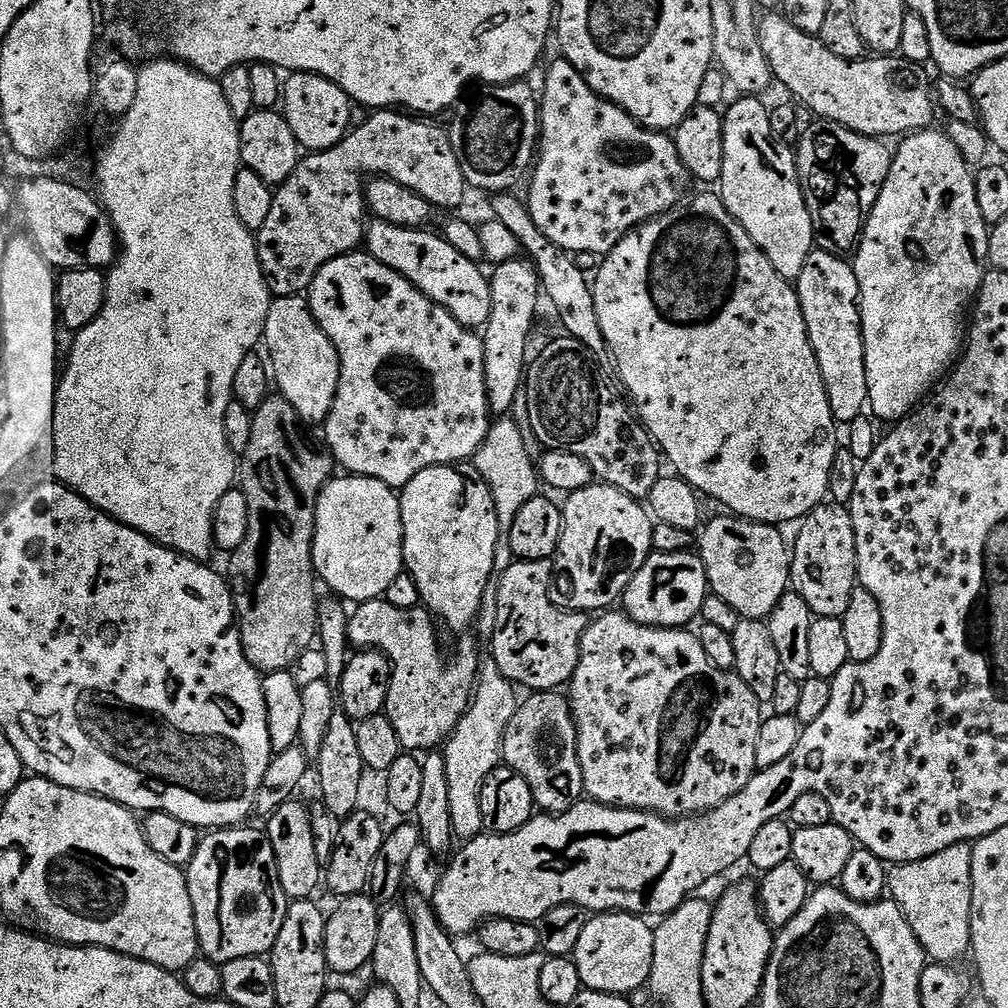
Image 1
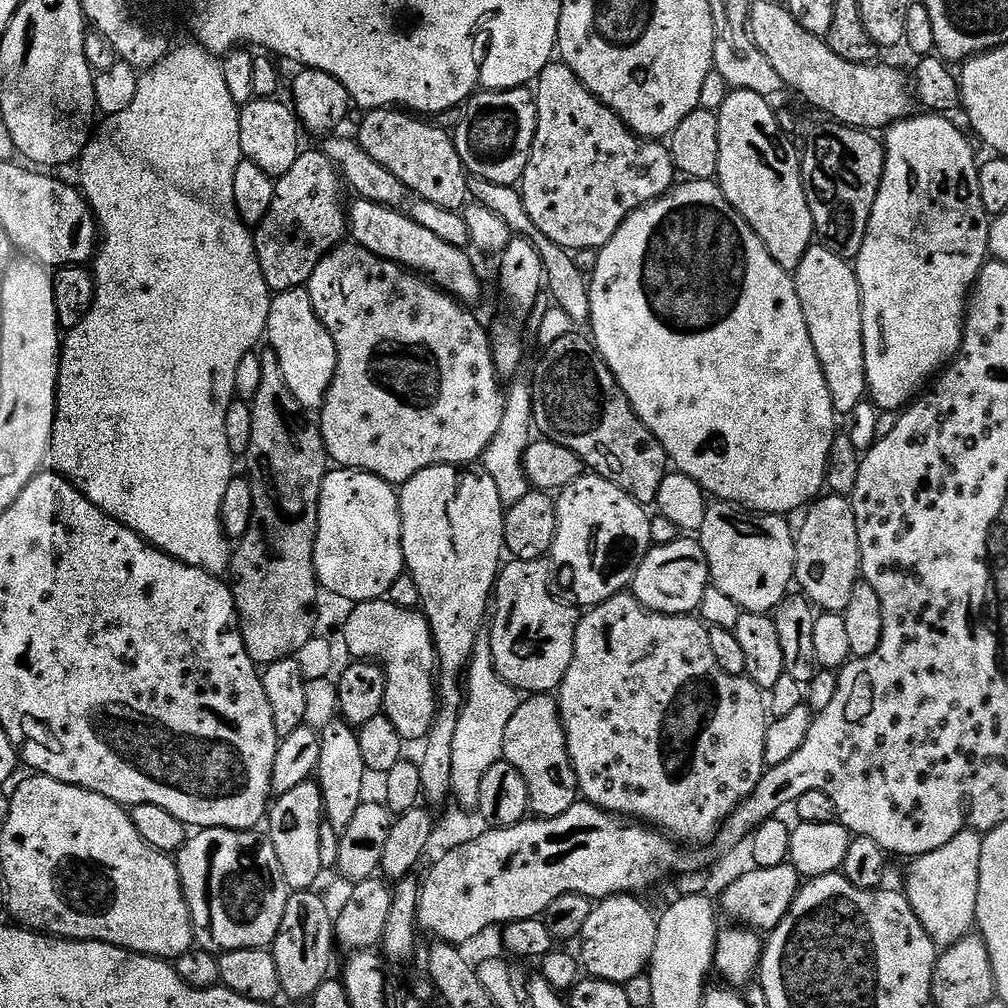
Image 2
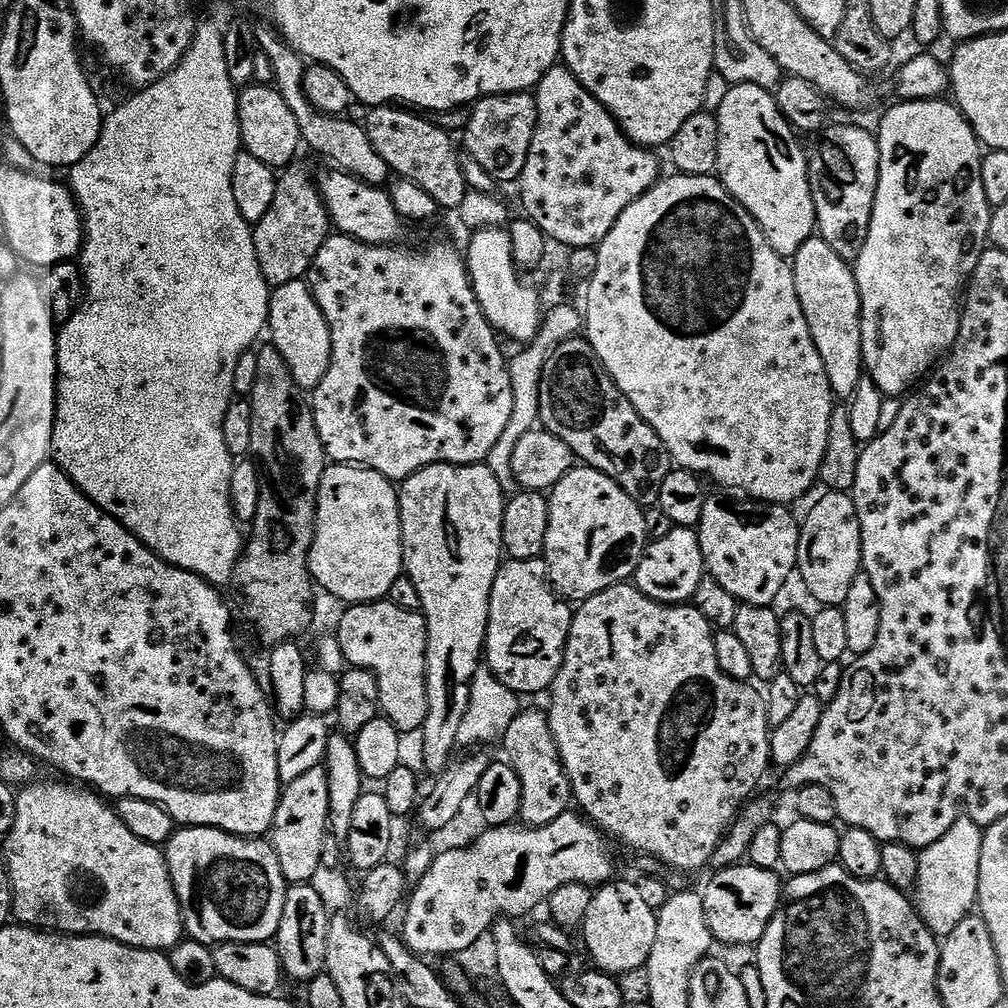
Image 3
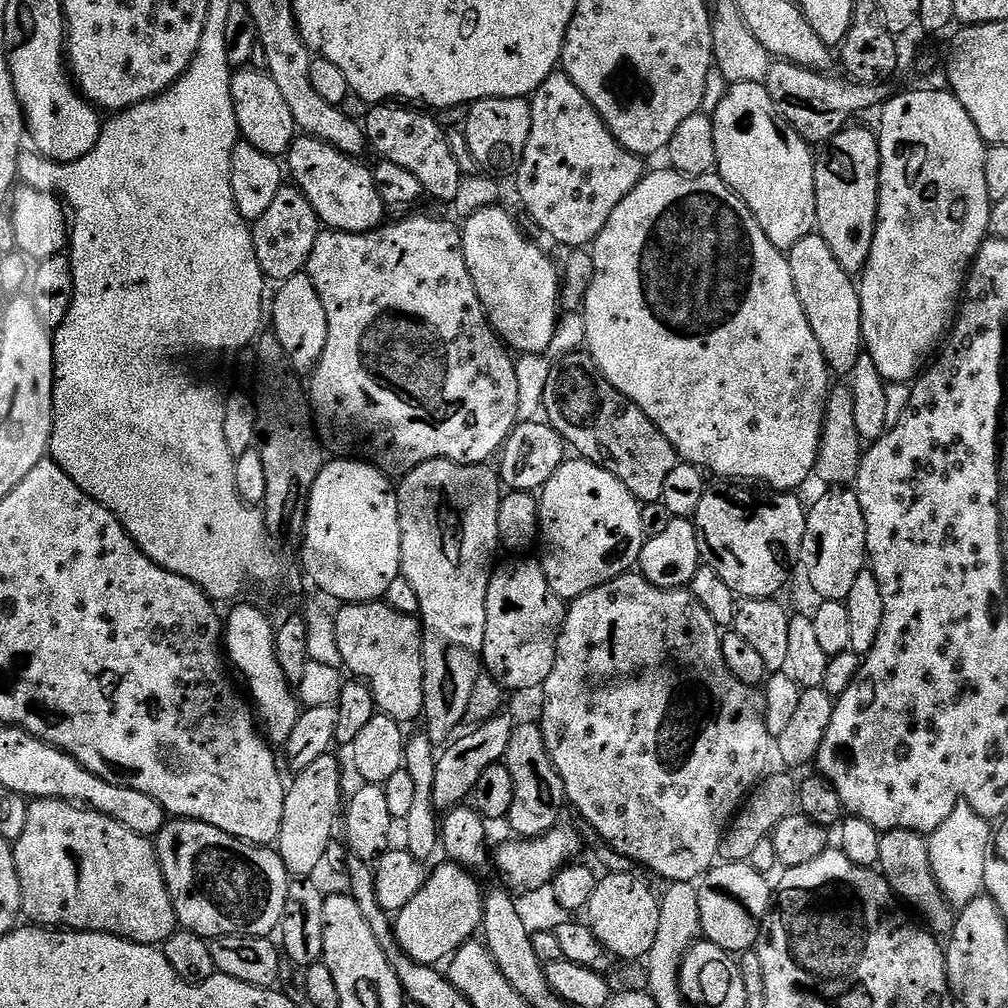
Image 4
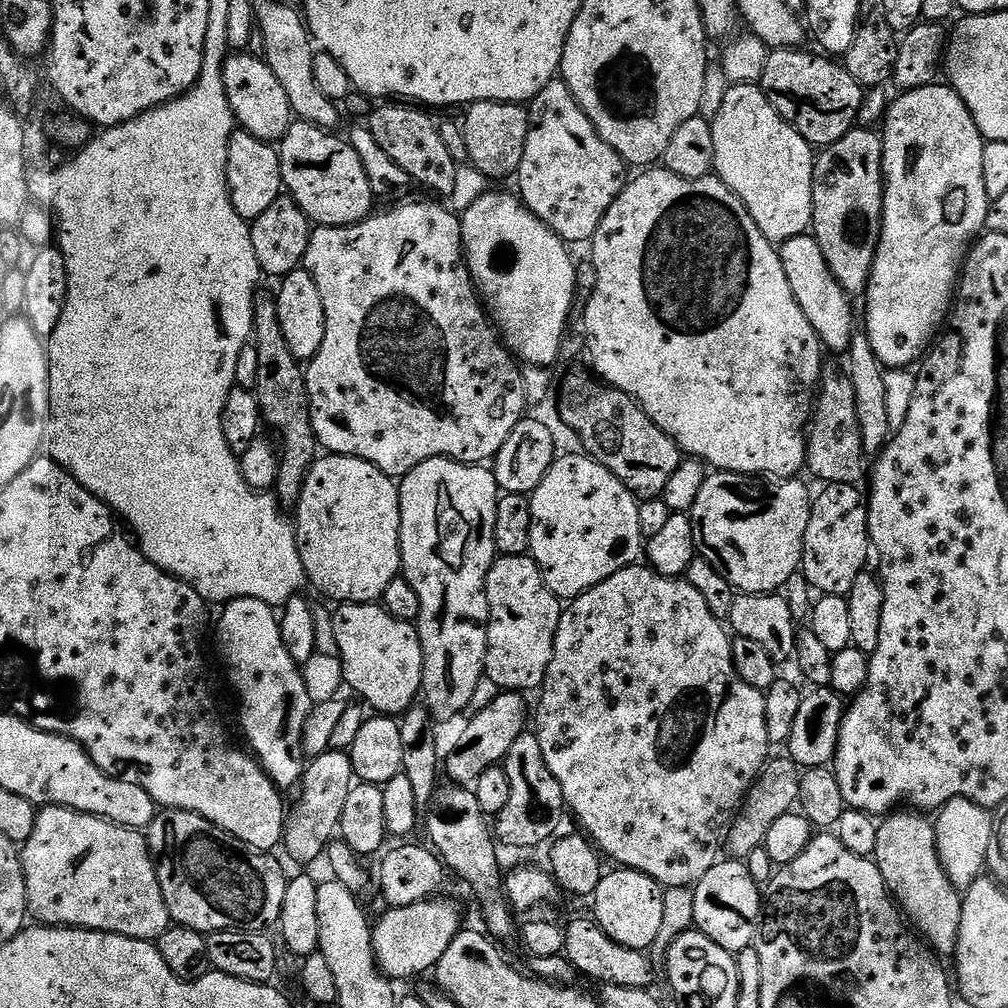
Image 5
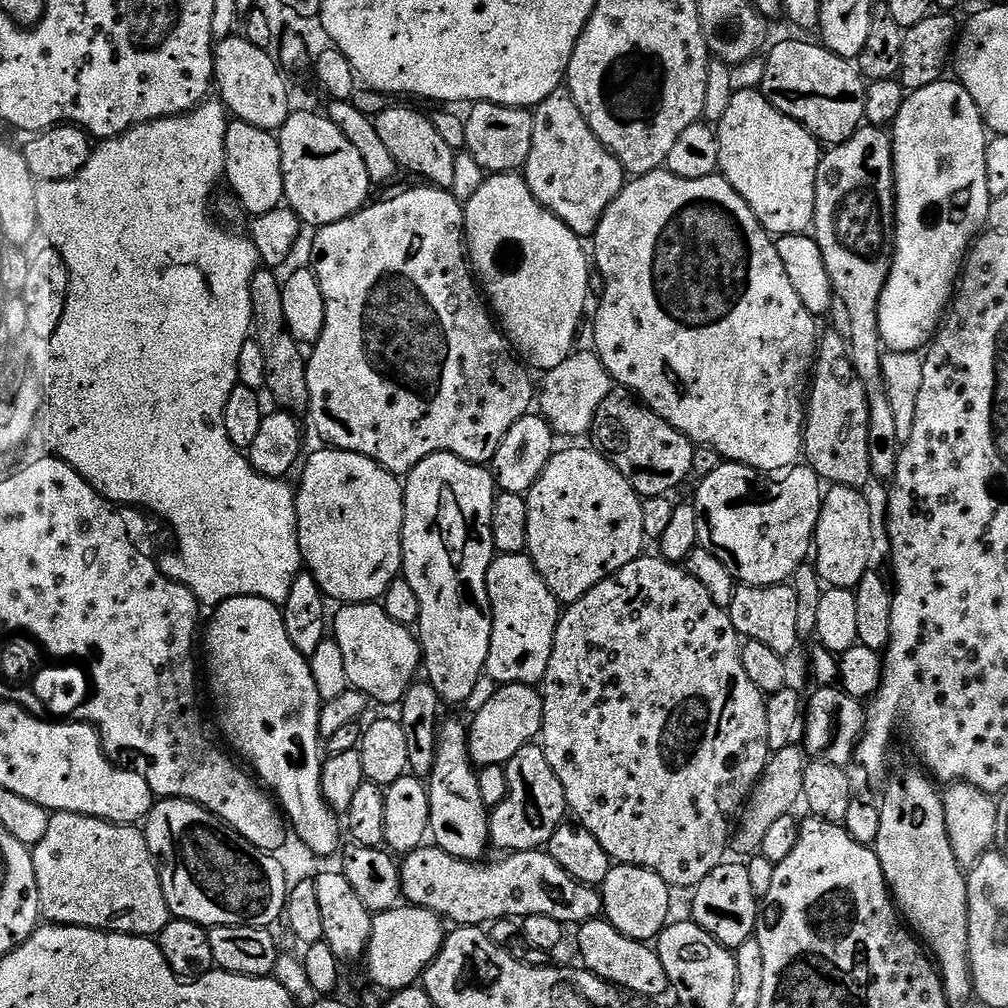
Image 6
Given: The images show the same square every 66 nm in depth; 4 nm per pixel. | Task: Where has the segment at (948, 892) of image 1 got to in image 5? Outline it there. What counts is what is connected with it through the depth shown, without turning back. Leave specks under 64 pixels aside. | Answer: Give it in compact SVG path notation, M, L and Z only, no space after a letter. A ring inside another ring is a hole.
M959 796L942 805L937 816L940 817L935 817L934 823L940 861L952 885L966 890L975 880L985 875L994 827L993 813L978 806L973 800Z

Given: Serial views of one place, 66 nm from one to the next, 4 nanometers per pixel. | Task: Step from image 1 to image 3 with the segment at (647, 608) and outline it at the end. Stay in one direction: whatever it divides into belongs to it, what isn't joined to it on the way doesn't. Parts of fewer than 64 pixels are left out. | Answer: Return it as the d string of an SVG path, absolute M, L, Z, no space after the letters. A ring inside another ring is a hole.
M673 527L666 538L651 541L634 577L634 583L646 598L659 604L687 604L706 579L700 533L696 528Z

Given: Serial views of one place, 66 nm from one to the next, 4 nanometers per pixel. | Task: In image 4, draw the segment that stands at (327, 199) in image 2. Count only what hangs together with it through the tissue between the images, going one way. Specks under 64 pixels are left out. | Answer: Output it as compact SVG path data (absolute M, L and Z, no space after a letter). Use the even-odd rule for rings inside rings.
M285 186L278 190L274 202L266 209L266 214L251 225L254 253L258 264L269 281L283 282L291 276L305 271L308 267L310 250L314 250L314 242L319 238L322 225L314 206L300 193L295 186Z

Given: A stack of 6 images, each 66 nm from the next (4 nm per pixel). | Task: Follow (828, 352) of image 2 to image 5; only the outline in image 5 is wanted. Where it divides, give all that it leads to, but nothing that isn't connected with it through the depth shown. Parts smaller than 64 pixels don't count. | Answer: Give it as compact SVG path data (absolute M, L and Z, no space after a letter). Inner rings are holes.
M811 234L795 236L779 245L778 251L782 270L786 270L786 278L790 282L790 290L794 290L794 298L798 298L798 306L802 306L802 314L806 314L810 326L814 326L821 345L829 353L847 353L854 335L854 329L852 329L853 301L848 293L842 290L838 278L834 278L826 262L826 254L822 254L822 246L818 246L816 237Z

